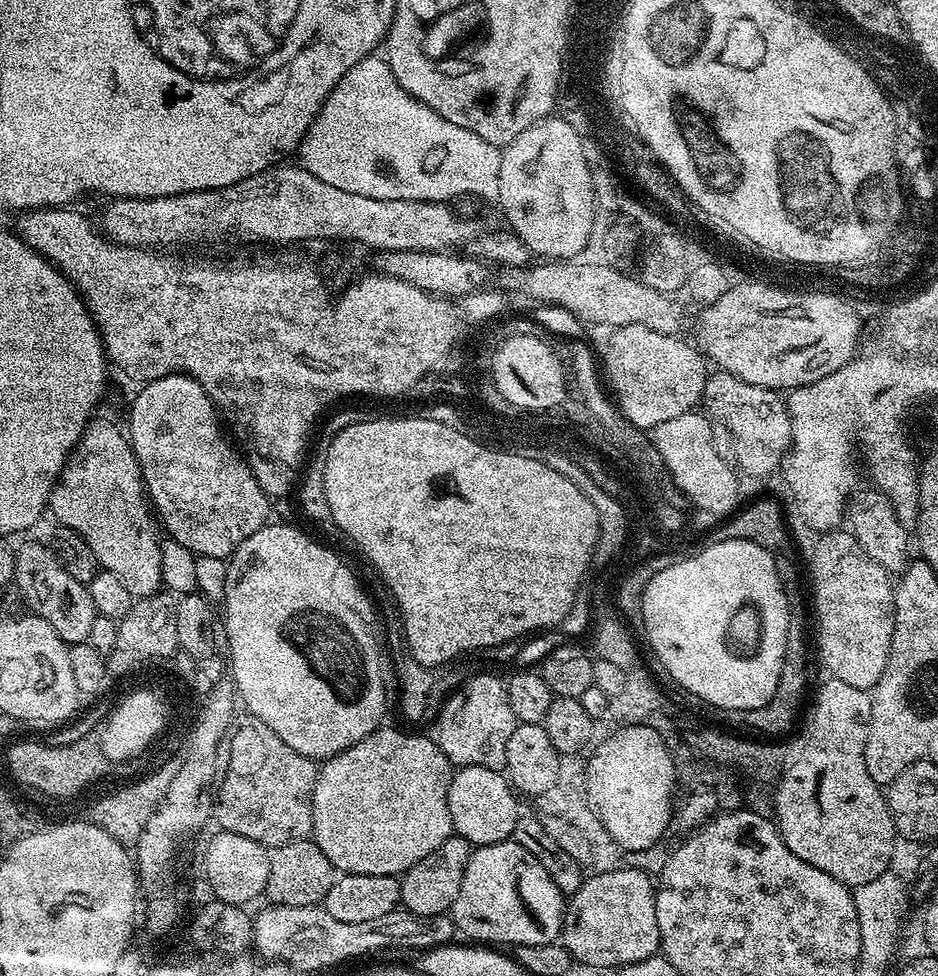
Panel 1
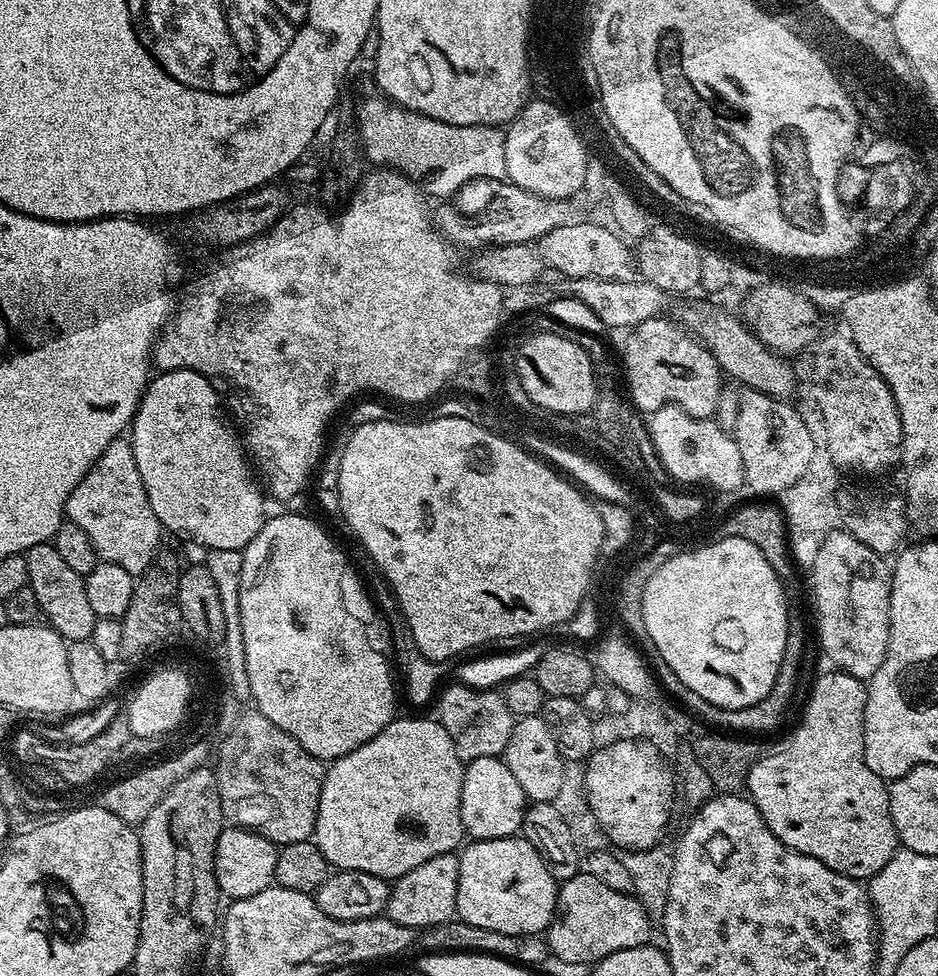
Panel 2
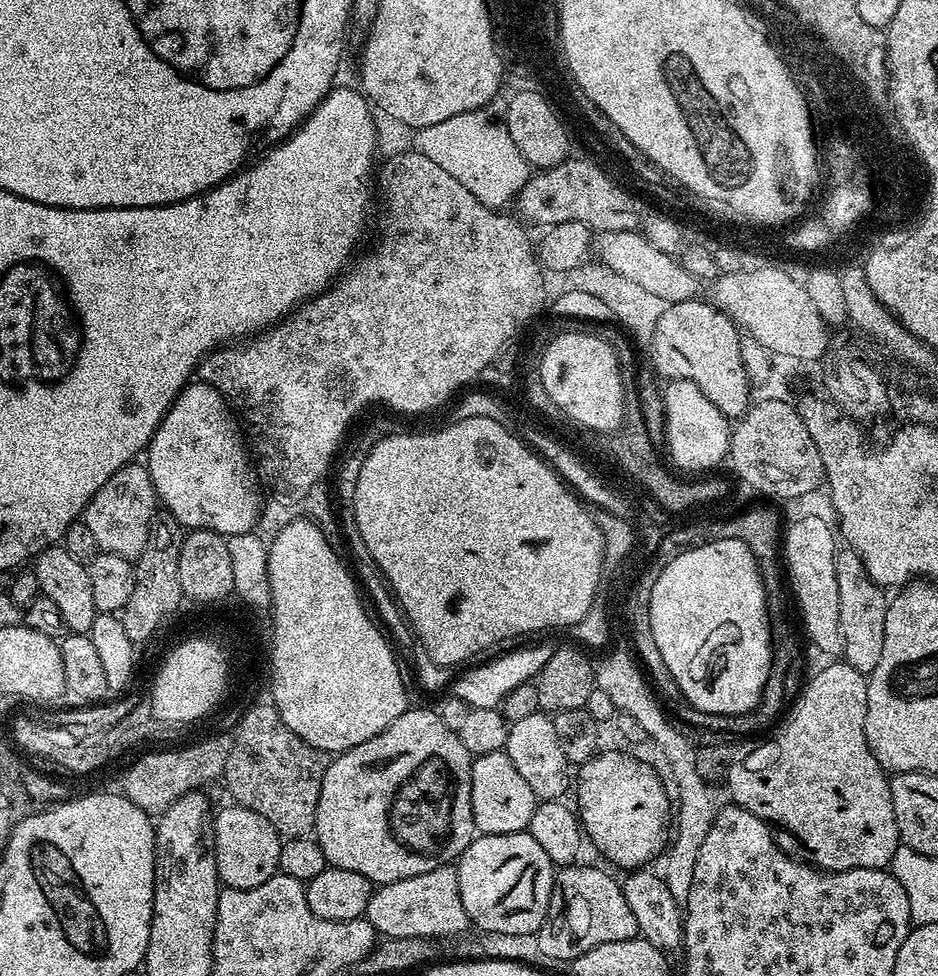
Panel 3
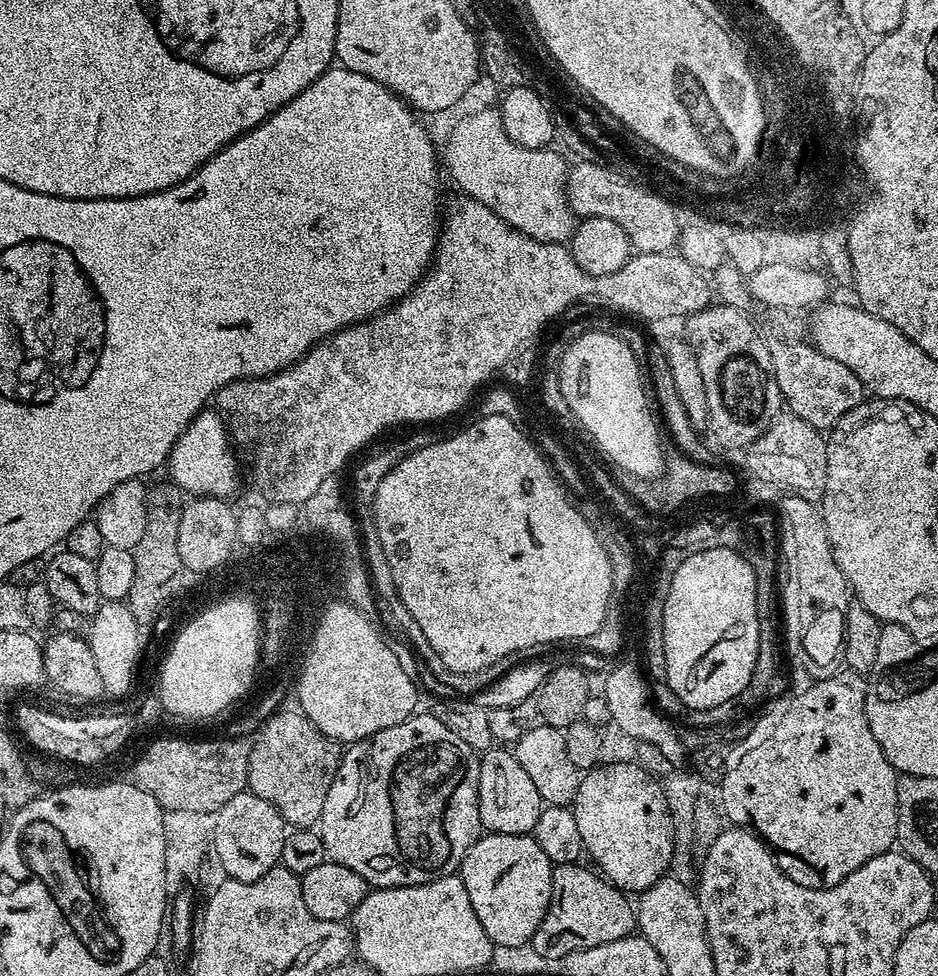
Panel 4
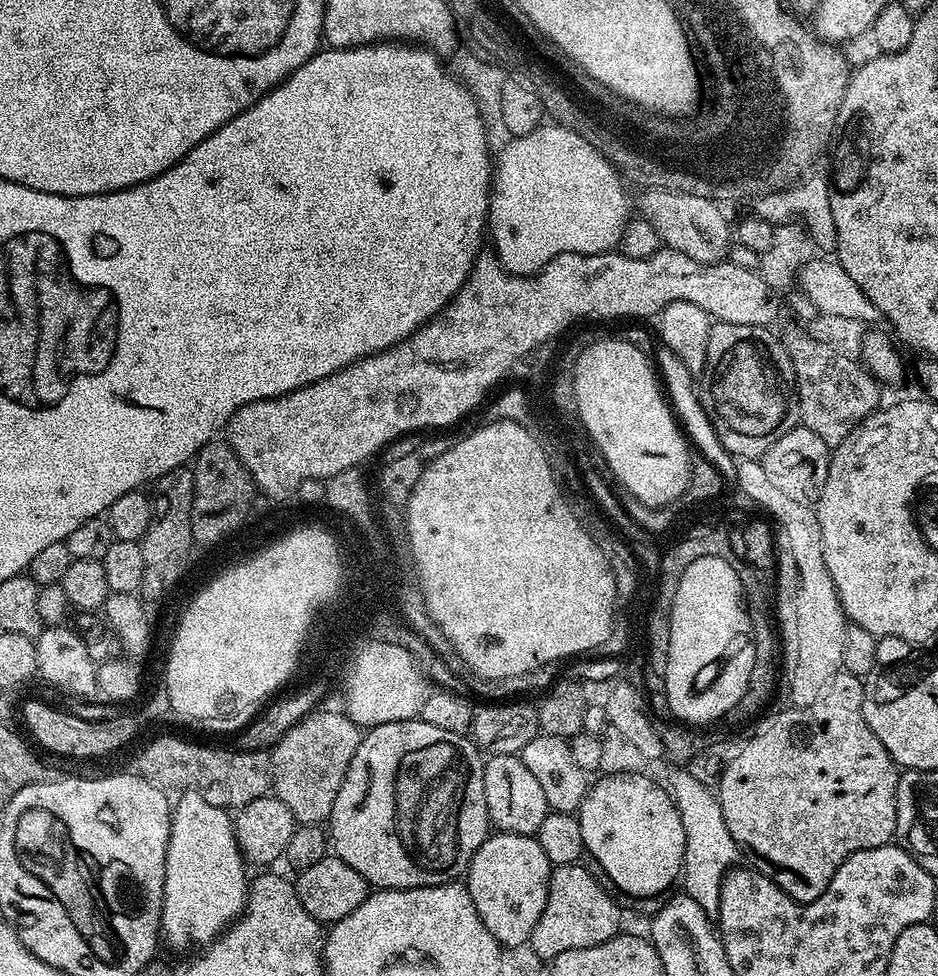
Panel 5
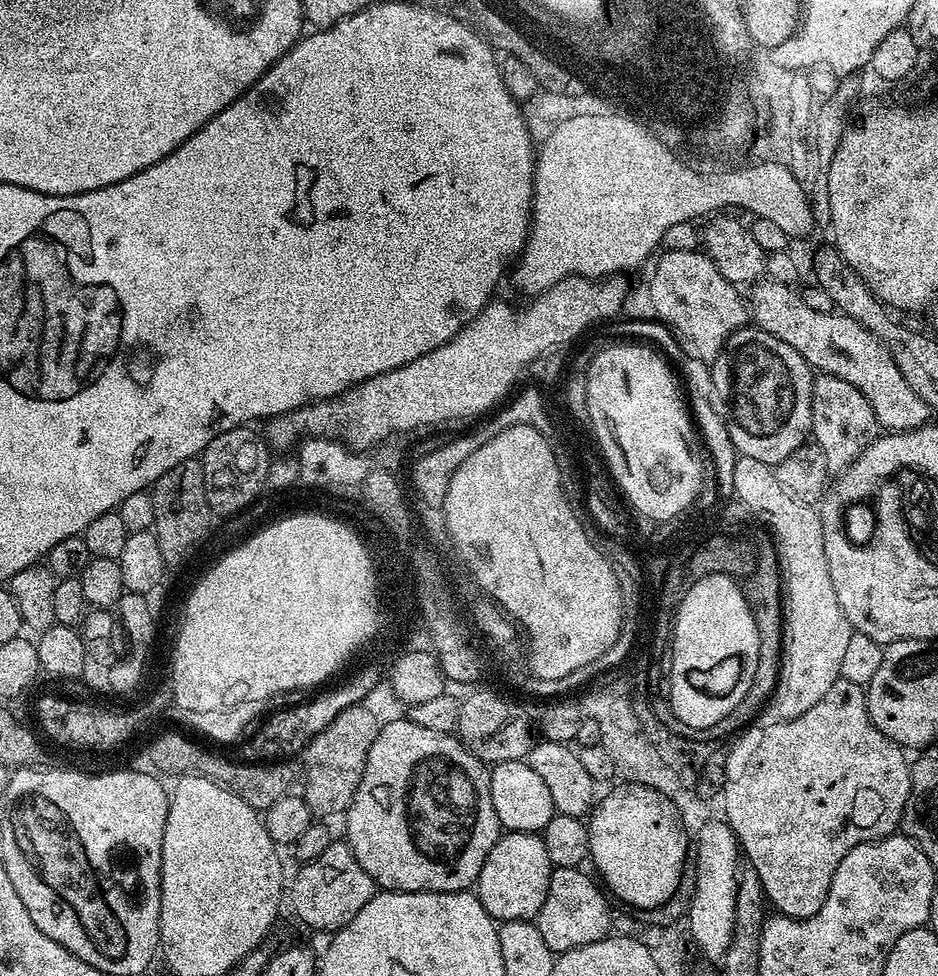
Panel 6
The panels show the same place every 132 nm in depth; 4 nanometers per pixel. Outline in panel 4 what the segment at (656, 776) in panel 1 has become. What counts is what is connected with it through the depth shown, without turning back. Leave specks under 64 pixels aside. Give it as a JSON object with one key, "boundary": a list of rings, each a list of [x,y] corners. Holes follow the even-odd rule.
{"boundary":[[[639,763],[600,764],[581,775],[576,797],[570,805],[574,818],[578,821],[578,831],[582,834],[584,851],[589,857],[592,855],[591,863],[599,869],[605,880],[609,880],[625,894],[641,894],[653,887],[666,876],[669,871],[667,868],[672,864],[672,855],[677,855],[678,852],[669,797],[660,787],[661,781]]]}

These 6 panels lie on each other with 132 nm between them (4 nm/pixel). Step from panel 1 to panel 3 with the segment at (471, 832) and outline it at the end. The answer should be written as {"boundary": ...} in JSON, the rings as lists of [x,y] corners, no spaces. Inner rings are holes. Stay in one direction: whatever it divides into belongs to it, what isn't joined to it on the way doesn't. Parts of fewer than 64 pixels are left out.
{"boundary":[[[491,752],[475,757],[470,774],[470,806],[474,814],[477,833],[493,836],[494,834],[514,834],[527,829],[538,801],[534,790],[518,774],[514,762],[503,752]]]}

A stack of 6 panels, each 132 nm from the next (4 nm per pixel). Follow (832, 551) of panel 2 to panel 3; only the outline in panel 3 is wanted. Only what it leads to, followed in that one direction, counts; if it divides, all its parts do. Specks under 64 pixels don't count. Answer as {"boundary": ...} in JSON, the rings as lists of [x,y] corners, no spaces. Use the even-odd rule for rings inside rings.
{"boundary":[[[841,551],[836,557],[836,573],[842,660],[843,663],[854,666],[854,670],[867,674],[874,670],[874,666],[878,666],[878,658],[882,658],[882,638],[886,634],[889,597],[885,589],[870,579],[857,552]]]}

